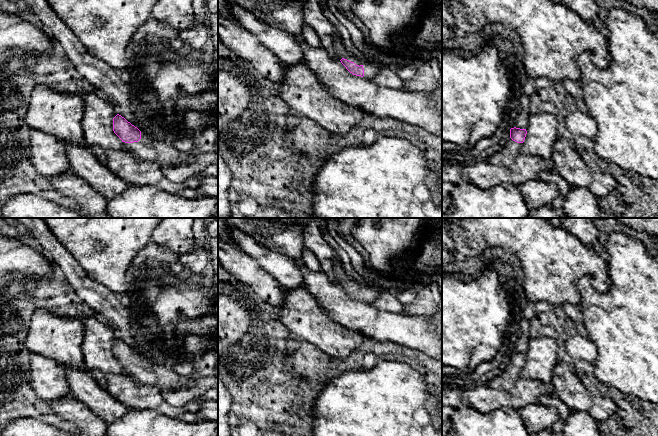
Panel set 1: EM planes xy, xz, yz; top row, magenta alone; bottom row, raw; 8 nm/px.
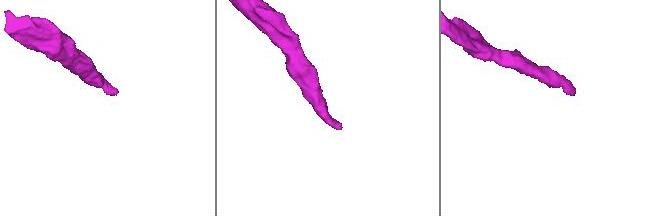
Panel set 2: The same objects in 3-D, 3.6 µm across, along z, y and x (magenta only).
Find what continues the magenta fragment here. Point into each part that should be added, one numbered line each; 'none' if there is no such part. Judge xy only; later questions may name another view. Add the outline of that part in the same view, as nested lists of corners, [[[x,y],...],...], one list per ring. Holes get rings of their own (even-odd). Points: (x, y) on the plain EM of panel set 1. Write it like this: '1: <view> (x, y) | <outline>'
1: xy (148, 373) | [[[141,356],[138,366],[123,366],[125,375],[141,386],[154,387],[160,391],[166,388],[183,387],[191,382],[190,377],[177,374],[172,365],[158,364],[145,356]]]

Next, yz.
1: yz (508, 374) | [[[510,353],[508,356],[509,360],[500,368],[499,373],[487,383],[493,389],[511,390],[515,382],[520,378],[522,367],[513,365],[510,362]]]

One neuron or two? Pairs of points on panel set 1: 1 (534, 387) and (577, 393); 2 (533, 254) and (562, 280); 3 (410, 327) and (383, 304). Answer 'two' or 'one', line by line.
1: two
2: one
3: two

